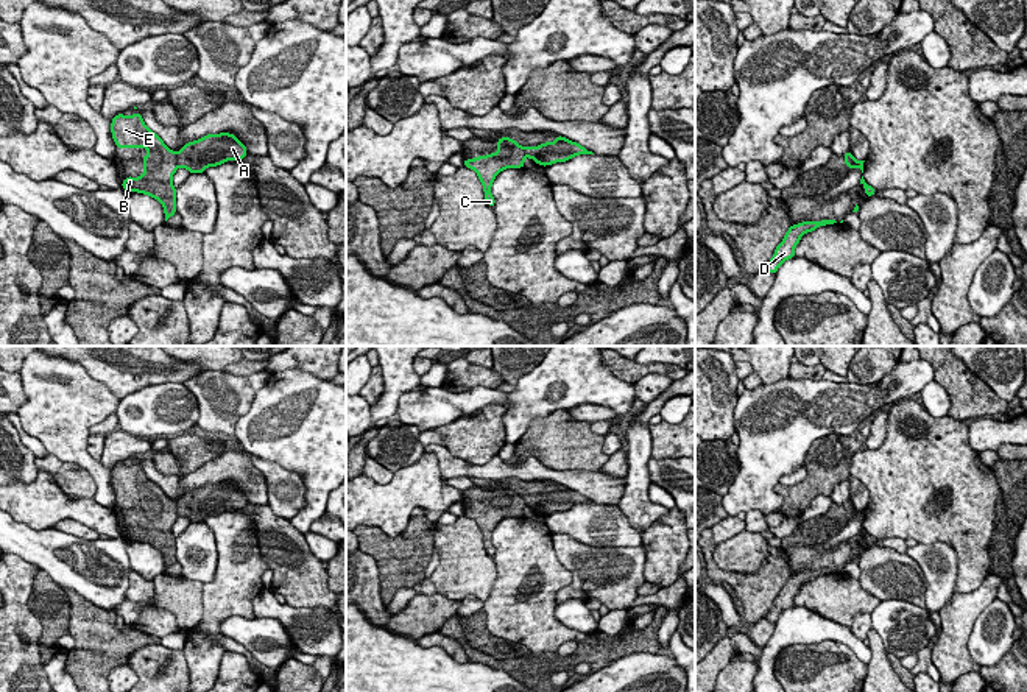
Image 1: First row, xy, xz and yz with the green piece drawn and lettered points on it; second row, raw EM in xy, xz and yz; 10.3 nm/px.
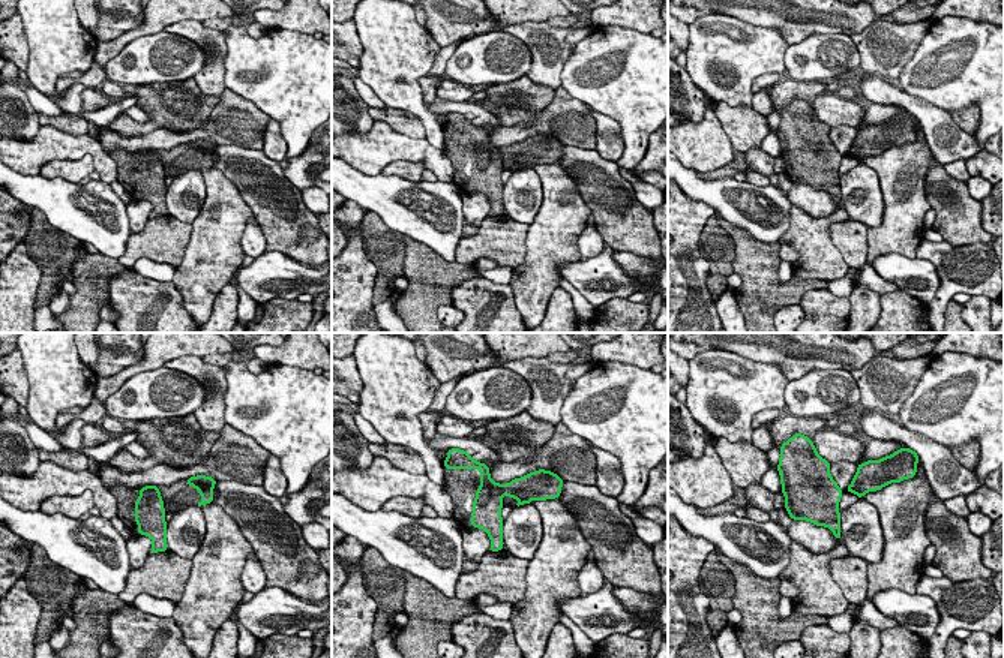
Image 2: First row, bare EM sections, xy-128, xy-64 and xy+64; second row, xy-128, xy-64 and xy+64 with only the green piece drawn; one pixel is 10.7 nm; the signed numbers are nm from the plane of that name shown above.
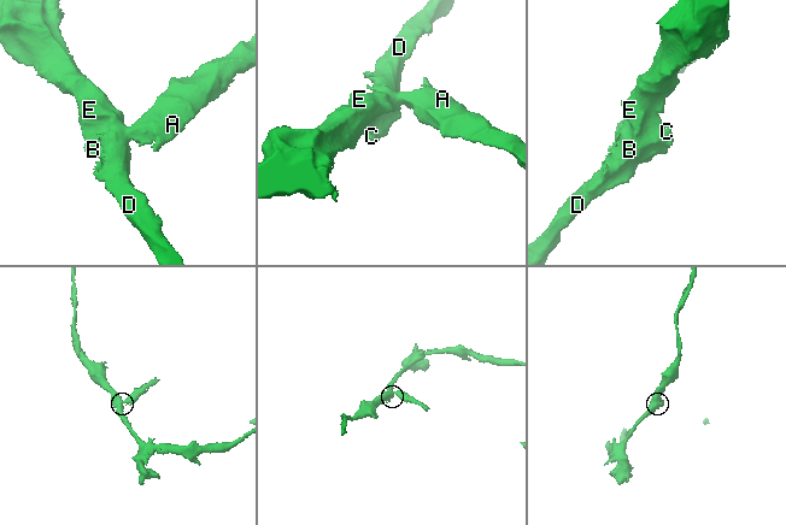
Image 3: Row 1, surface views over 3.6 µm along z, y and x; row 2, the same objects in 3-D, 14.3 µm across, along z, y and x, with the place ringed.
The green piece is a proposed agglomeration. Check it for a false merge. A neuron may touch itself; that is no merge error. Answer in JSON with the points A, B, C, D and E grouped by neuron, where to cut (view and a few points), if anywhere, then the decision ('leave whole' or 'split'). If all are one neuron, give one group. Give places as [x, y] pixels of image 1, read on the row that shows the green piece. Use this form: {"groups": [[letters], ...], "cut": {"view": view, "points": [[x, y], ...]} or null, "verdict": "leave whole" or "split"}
{"groups": [["A"], ["B", "C", "D", "E"]], "cut": {"view": "xy", "points": [[175, 153], [176, 167]]}, "verdict": "split"}

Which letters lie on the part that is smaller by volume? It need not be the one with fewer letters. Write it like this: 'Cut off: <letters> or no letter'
Cut off: A

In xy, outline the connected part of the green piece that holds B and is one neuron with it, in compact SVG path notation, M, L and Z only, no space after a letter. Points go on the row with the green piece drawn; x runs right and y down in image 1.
M117 114L111 122L111 134L117 148L146 148L142 154L145 171L139 178L126 176L122 189L157 199L165 214L165 221L176 214L176 189L171 182L176 173L178 154L164 140L146 128L143 117Z

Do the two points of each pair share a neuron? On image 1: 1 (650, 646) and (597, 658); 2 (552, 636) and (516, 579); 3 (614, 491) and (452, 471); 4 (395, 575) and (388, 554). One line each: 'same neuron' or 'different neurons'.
1: same neuron
2: same neuron
3: same neuron
4: same neuron

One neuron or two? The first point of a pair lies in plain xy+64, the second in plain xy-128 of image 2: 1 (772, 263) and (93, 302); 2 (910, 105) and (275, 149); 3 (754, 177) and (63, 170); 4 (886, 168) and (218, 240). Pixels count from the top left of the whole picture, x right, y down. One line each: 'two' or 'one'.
1: one
2: one
3: one
4: one

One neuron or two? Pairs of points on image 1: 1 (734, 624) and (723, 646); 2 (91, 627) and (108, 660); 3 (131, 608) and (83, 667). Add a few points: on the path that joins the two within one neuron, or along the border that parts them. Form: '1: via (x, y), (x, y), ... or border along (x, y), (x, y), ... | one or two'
1: border along (728, 636), (730, 646), (736, 652) | two
2: via (95, 635), (100, 652) | one
3: border along (127, 624), (131, 625) | two

